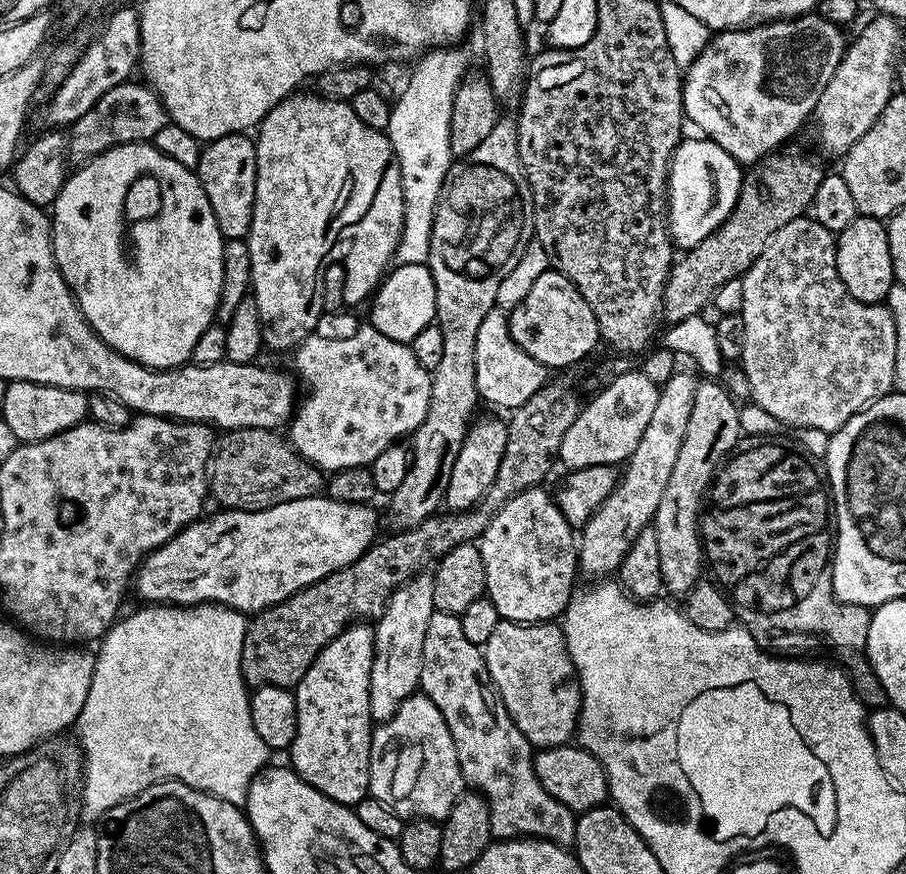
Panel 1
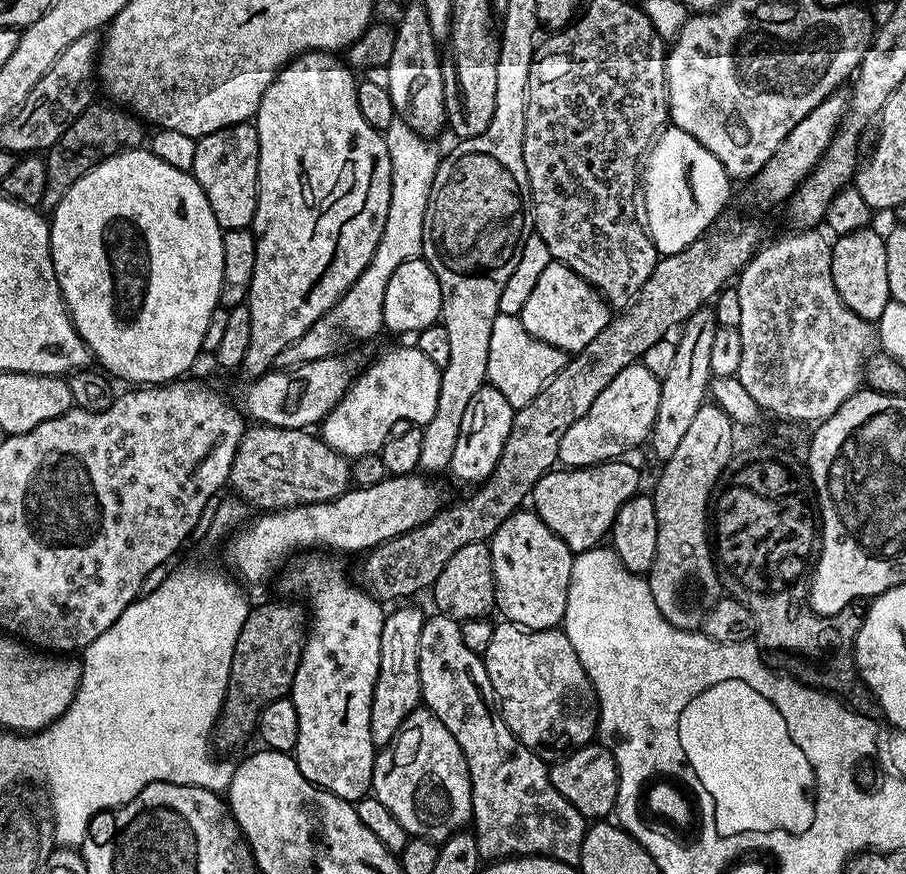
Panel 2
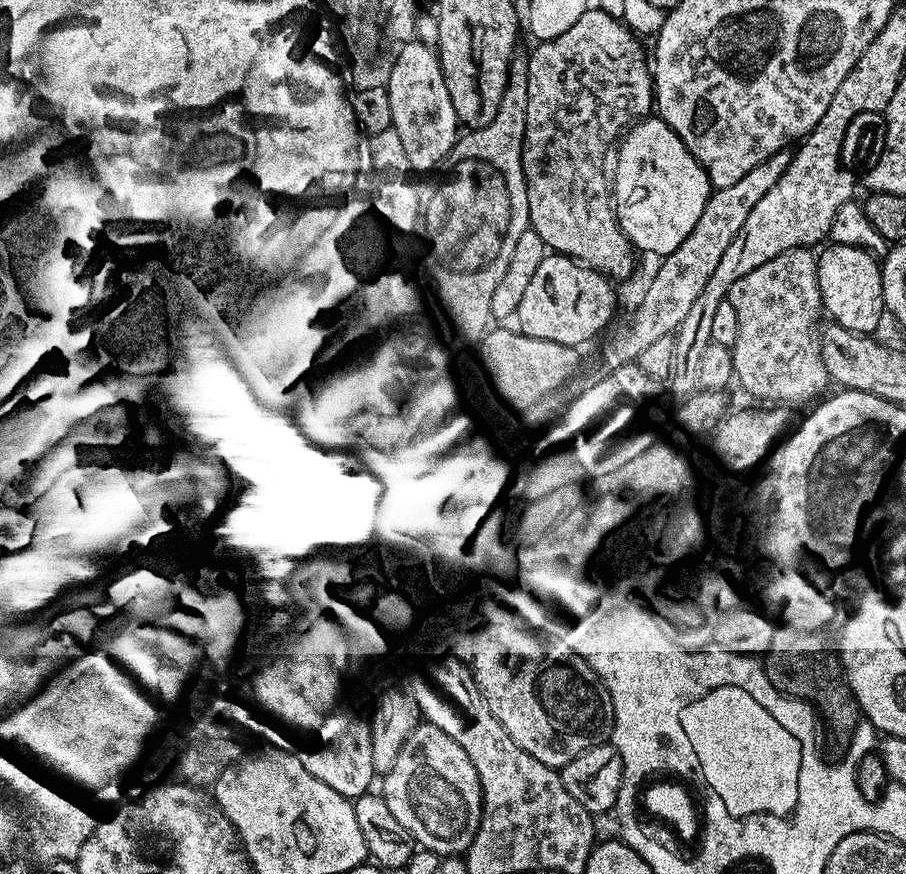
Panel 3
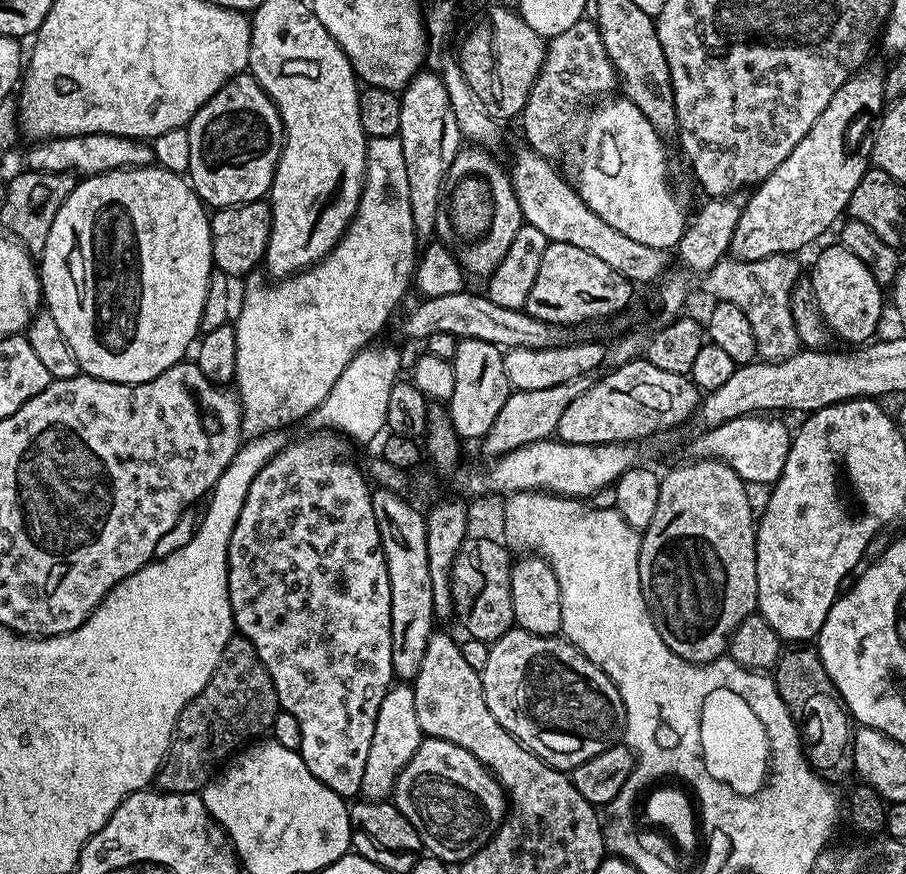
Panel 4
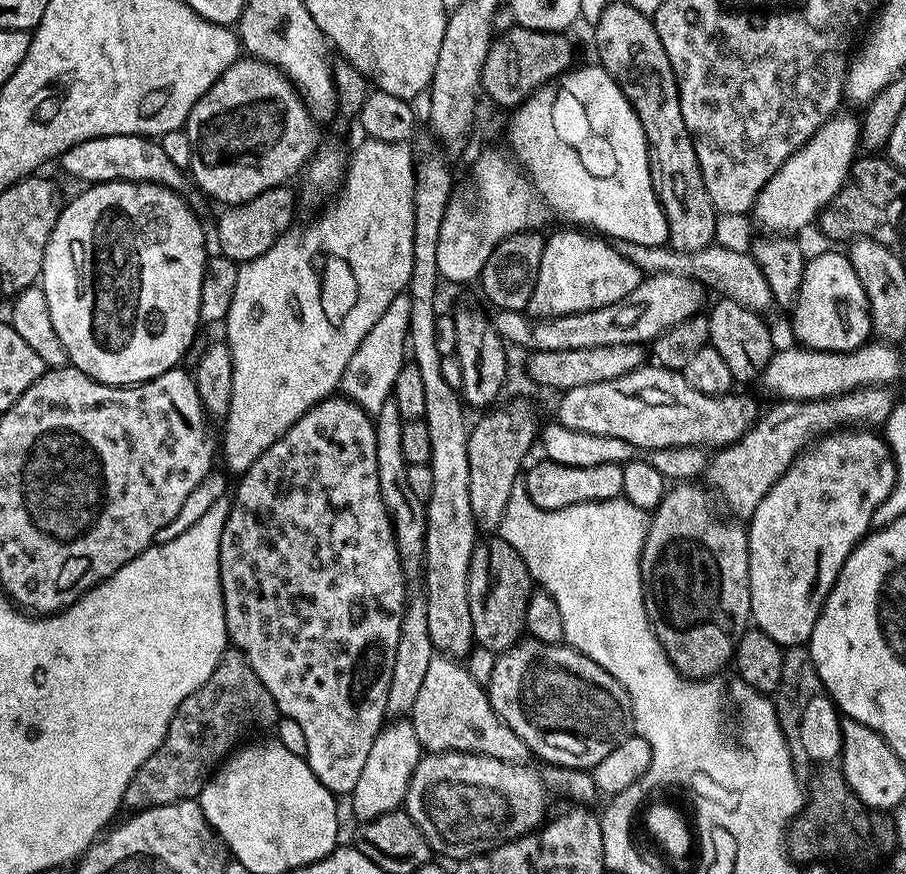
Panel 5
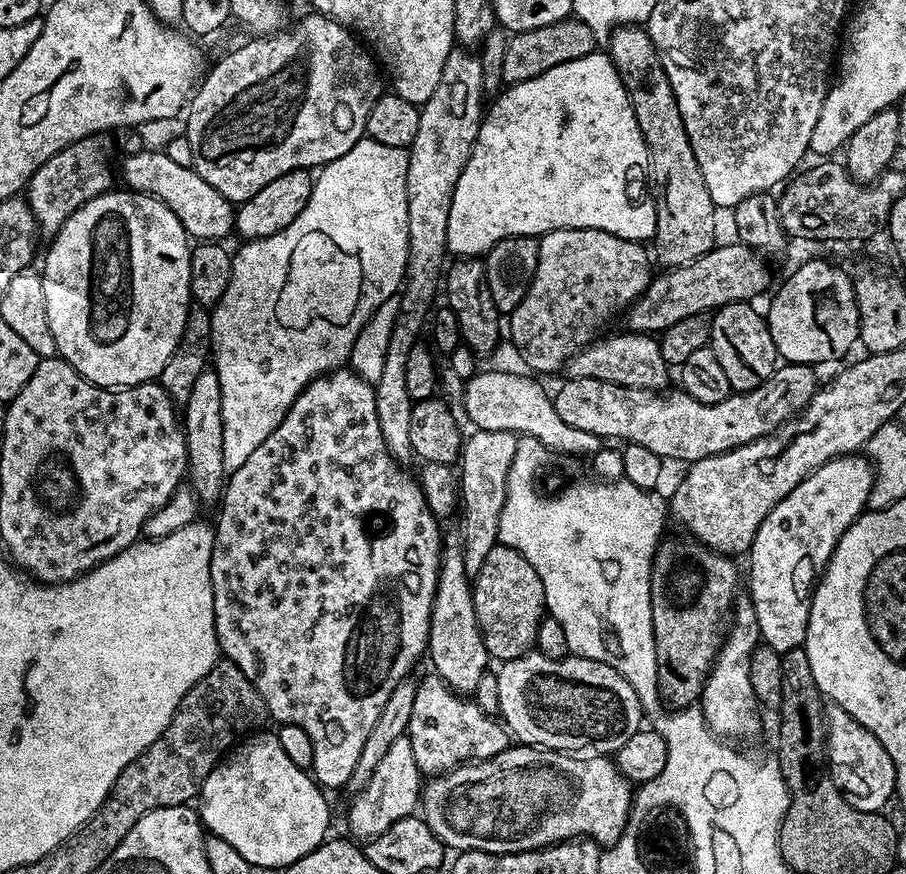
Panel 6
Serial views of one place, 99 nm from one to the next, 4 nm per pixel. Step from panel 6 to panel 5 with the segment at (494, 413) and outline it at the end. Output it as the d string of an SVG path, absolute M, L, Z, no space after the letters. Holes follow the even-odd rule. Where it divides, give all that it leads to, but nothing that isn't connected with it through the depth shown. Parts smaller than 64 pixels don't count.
M552 420L551 423L544 425L540 430L540 447L542 446L543 455L558 464L570 467L588 467L597 466L598 464L618 463L625 465L632 460L641 458L648 461L666 480L674 482L686 482L699 477L707 468L708 456L701 448L694 447L670 447L670 448L653 448L643 449L634 446L632 442L623 441L622 438L610 438L609 435L586 434L584 431L572 431L568 427L559 424L559 421Z

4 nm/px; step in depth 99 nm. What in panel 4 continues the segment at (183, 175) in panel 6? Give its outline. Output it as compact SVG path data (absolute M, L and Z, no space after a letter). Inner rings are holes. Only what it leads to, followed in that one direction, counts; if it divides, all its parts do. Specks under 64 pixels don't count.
M78 134L77 136L54 136L51 140L36 142L25 154L25 165L35 172L68 172L87 178L113 172L119 168L146 168L153 163L151 143L130 136L114 134Z

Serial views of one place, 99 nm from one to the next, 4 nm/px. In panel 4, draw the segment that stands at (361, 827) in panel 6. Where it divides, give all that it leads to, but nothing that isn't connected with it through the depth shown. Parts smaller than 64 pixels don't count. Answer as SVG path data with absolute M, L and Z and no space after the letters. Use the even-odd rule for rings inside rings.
M400 682L389 688L378 706L378 718L374 722L374 738L370 738L370 754L366 754L366 770L362 770L362 786L359 795L366 800L384 802L395 793L396 783L410 758L418 750L422 733L418 726L418 710L414 710L414 690Z

